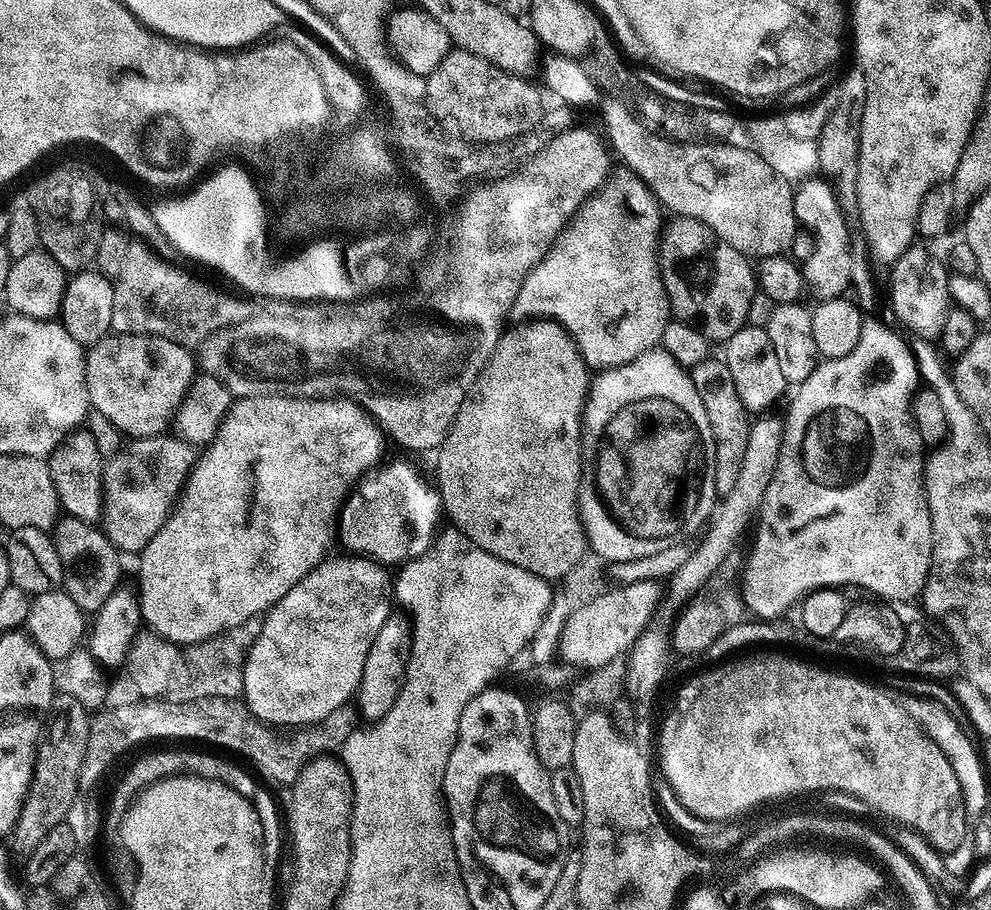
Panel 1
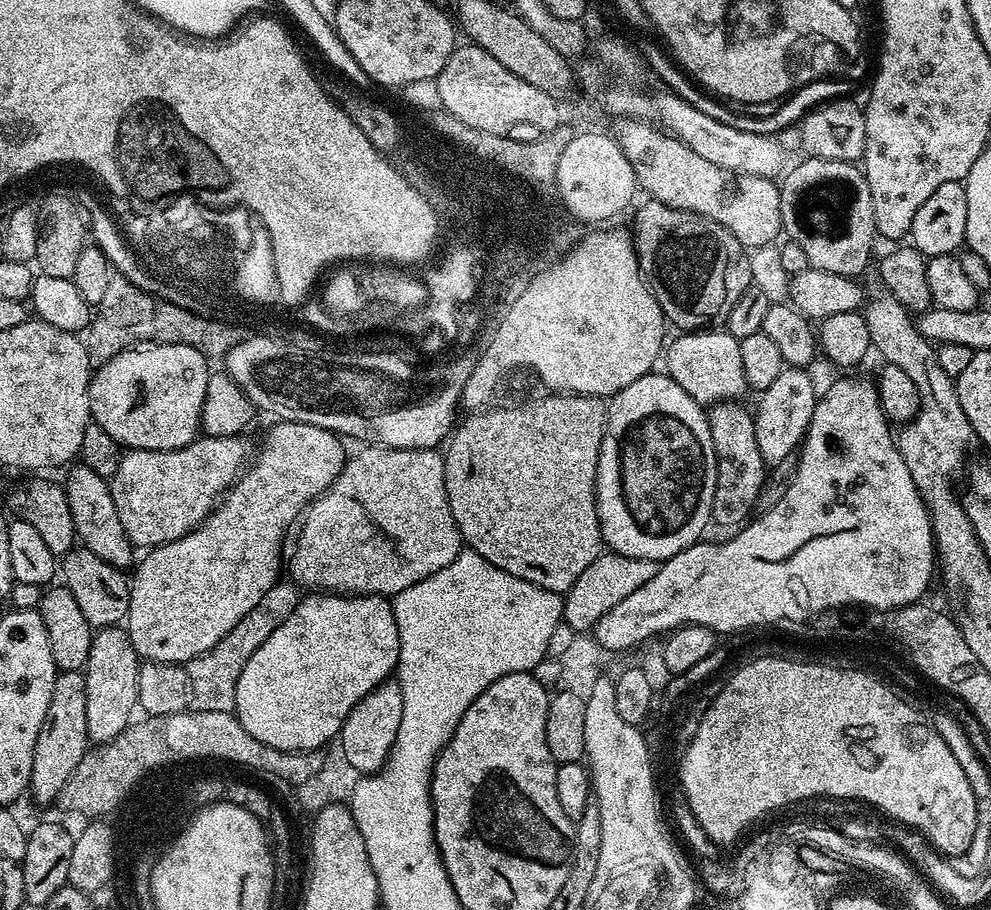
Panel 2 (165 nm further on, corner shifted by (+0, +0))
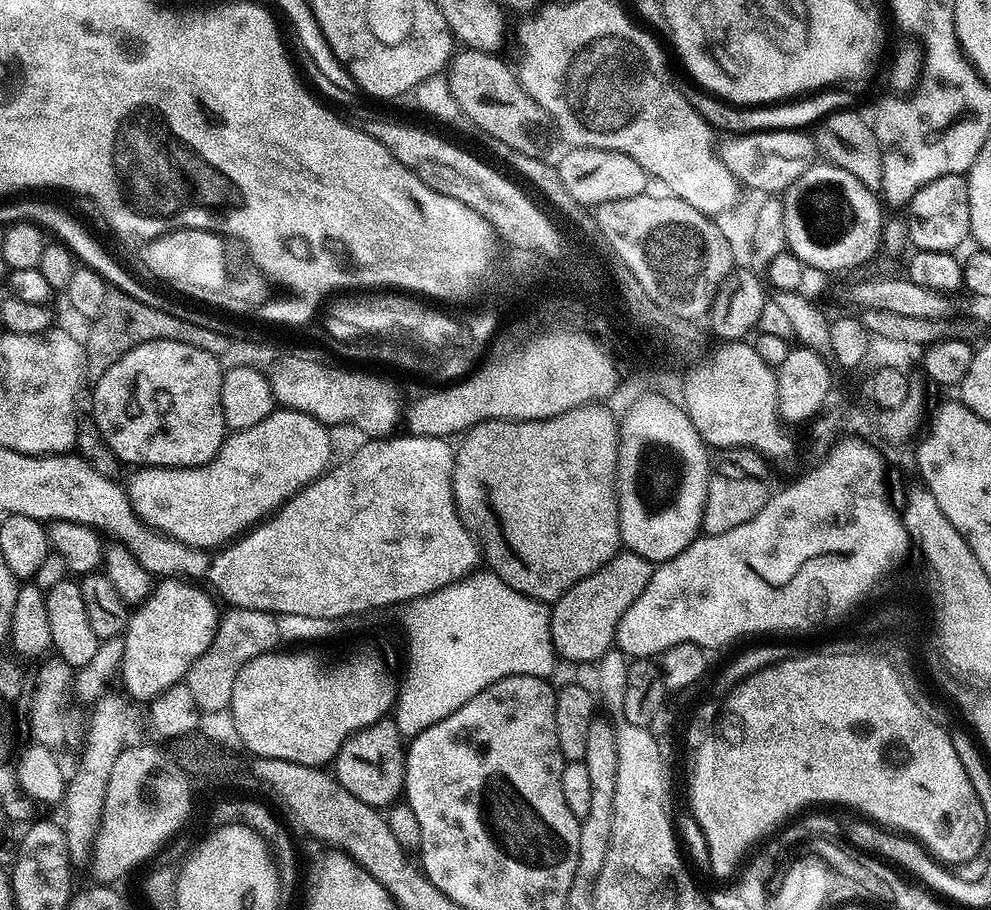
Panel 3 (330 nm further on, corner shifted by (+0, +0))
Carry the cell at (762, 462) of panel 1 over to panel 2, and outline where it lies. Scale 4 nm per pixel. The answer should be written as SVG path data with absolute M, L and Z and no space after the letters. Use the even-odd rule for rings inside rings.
M785 367L782 374L778 374L778 378L774 378L774 382L770 382L770 386L764 392L759 393L760 405L754 408L754 434L757 438L758 454L764 459L765 465L780 464L788 455L795 453L799 449L804 436L808 432L810 426L810 418L814 414L814 406L818 399L818 388L812 385L812 380L808 377L809 373L803 368Z

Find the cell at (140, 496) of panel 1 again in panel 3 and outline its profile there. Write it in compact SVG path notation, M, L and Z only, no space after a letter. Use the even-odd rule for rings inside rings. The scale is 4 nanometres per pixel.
M280 408L274 410L266 418L262 418L262 422L258 422L258 426L250 426L241 432L232 432L225 435L224 445L218 450L218 454L209 462L202 465L201 468L150 468L141 467L132 476L132 481L126 484L128 493L128 501L132 504L132 509L138 514L138 518L142 518L142 522L146 522L158 532L163 532L165 536L174 538L183 544L189 544L191 548L202 548L205 550L219 550L229 542L235 541L241 534L249 531L253 526L261 523L265 518L272 515L277 508L282 507L291 496L303 490L308 484L313 484L315 480L324 475L328 471L332 460L332 440L328 437L329 429L321 424L319 420L313 416L307 416L304 412L295 412L292 408Z

